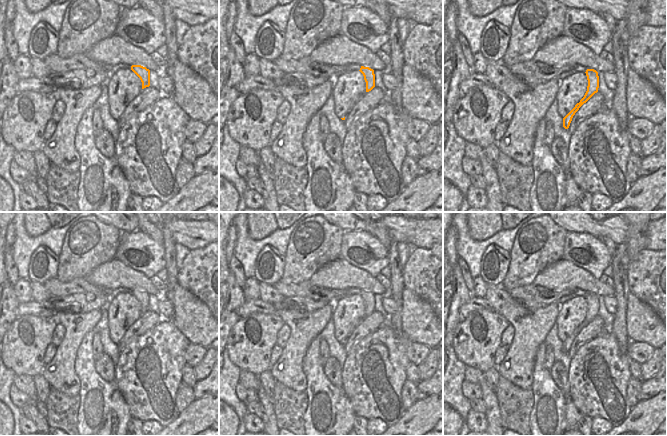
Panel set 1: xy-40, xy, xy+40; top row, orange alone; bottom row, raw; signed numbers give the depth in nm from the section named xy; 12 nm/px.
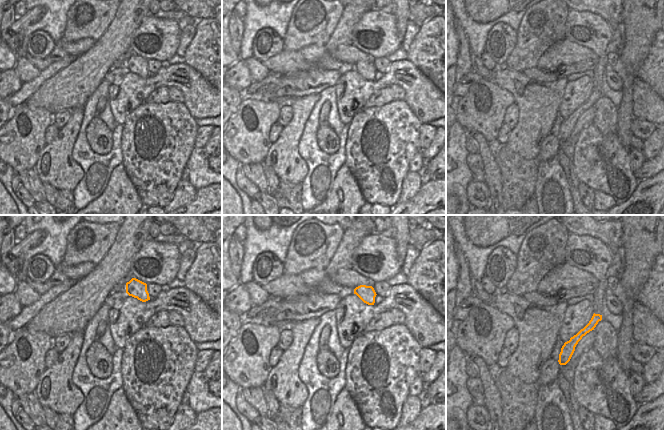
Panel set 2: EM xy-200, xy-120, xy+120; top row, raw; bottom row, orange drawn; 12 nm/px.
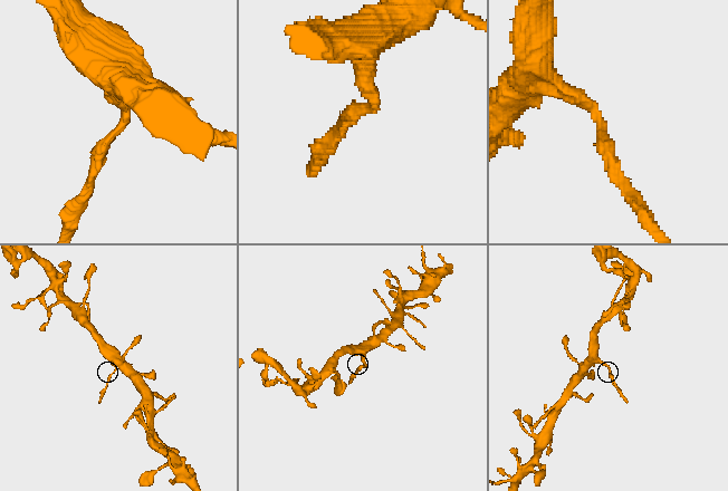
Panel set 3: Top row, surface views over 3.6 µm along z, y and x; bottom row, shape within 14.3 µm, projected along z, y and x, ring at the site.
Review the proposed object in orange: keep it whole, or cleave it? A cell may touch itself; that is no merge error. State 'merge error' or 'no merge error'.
merge error

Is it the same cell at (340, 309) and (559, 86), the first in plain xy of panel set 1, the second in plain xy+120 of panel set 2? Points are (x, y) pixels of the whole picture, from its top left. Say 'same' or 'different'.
different

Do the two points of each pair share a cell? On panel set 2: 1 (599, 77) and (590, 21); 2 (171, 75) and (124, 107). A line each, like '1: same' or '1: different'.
1: same
2: same

